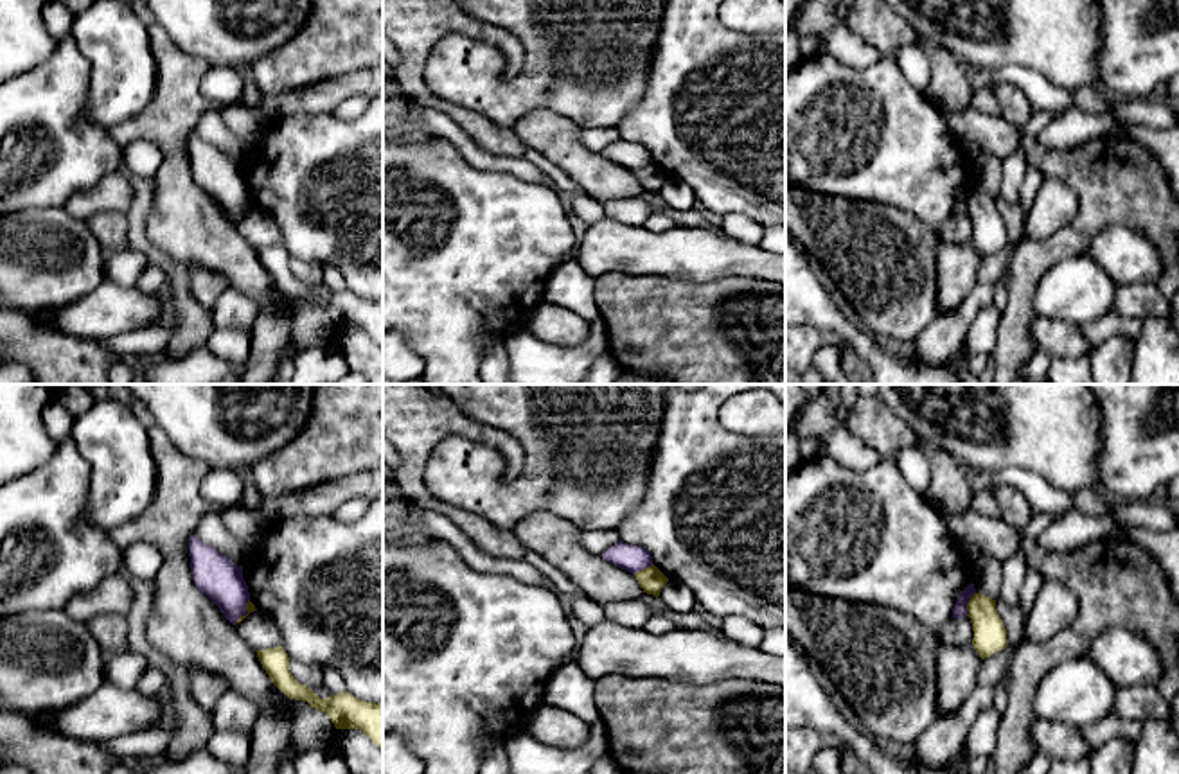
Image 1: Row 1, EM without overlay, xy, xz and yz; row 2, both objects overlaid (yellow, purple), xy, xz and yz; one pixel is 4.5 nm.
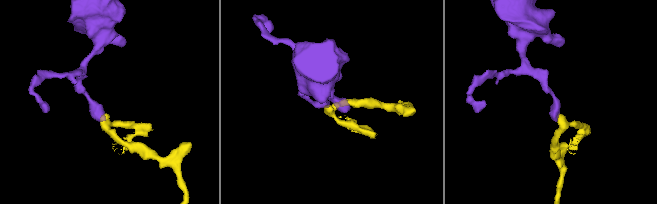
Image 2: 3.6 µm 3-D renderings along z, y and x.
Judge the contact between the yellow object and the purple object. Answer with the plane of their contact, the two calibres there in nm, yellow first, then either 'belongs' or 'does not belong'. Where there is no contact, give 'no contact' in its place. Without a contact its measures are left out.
contact in yz; calibres 140 and 60 nm; does not belong

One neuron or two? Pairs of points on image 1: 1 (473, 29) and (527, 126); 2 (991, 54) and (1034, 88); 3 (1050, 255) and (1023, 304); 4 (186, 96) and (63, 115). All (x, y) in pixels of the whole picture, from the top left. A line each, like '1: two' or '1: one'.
1: two
2: two
3: one
4: two

